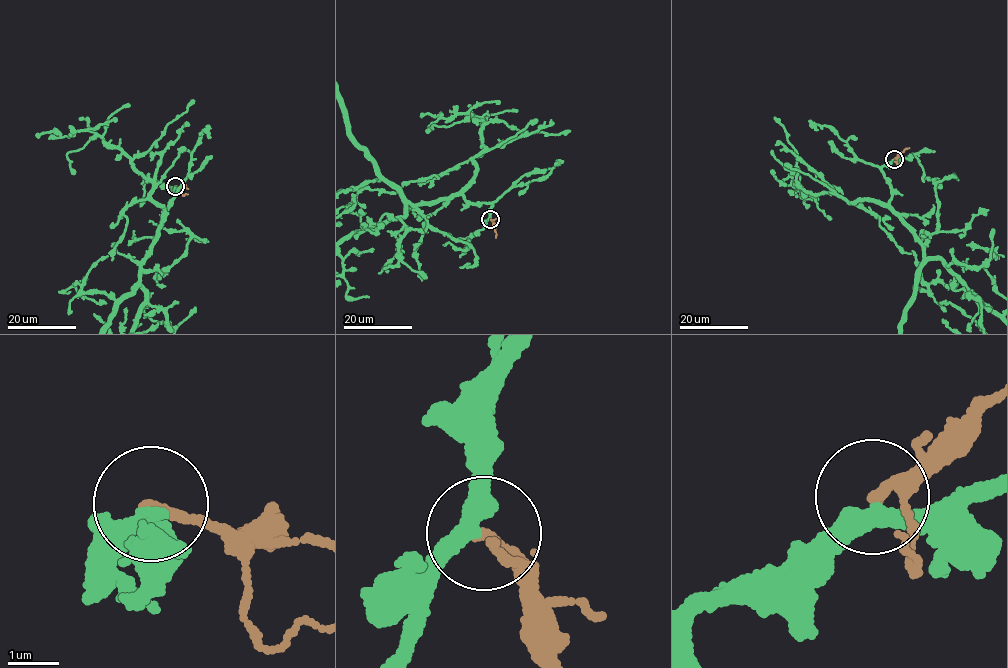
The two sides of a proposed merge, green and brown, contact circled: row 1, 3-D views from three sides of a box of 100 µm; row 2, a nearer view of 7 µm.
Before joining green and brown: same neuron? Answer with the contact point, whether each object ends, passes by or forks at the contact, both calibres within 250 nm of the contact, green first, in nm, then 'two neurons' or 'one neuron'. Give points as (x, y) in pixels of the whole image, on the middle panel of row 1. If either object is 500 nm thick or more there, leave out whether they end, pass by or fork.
at (490, 219); green passes by; brown ends there; 340 nm thick on the green side, 190 nm on the other; two neurons

